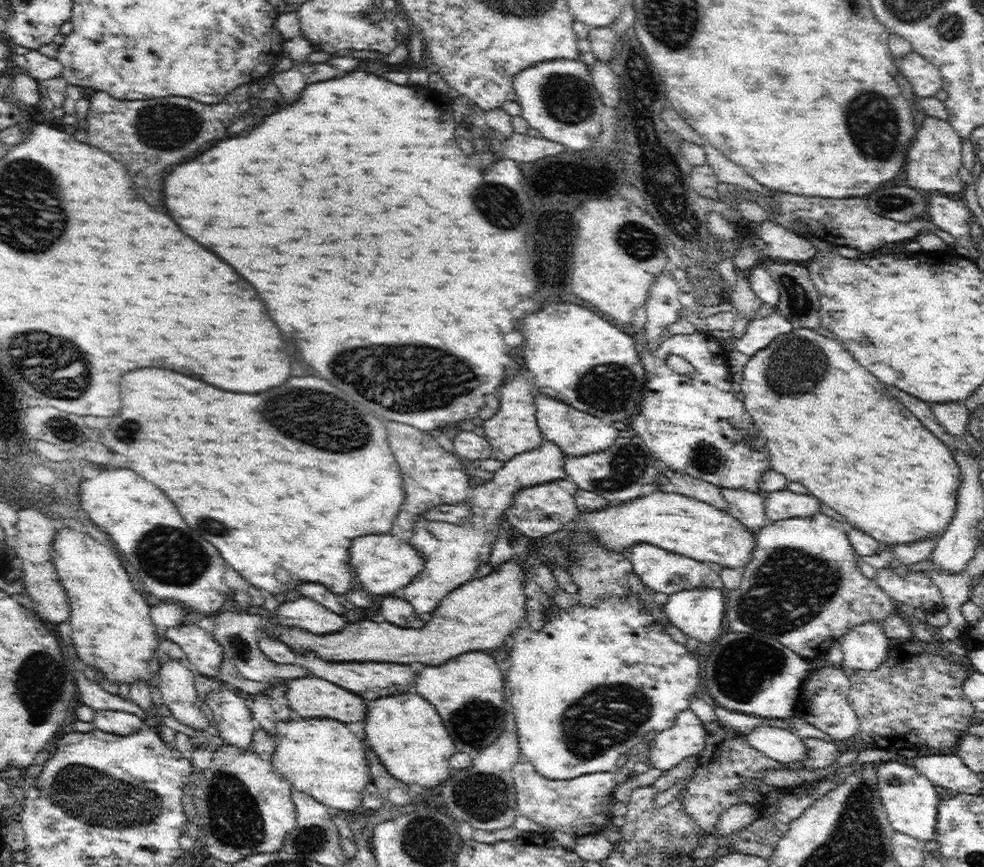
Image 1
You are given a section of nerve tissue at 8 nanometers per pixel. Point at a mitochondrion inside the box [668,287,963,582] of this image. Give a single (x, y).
(797, 366)

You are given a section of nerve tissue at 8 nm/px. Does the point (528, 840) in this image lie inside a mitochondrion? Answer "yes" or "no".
no

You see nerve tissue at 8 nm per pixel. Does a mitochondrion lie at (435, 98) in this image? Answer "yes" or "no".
no

